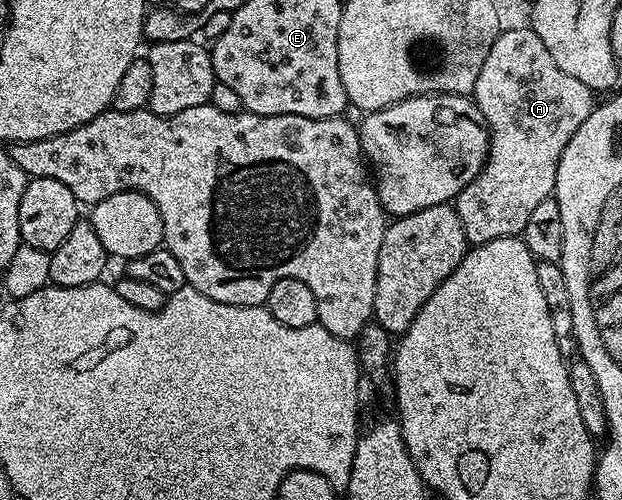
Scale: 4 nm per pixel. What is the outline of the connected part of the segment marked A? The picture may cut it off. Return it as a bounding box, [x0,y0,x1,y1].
[455,27,595,246]

